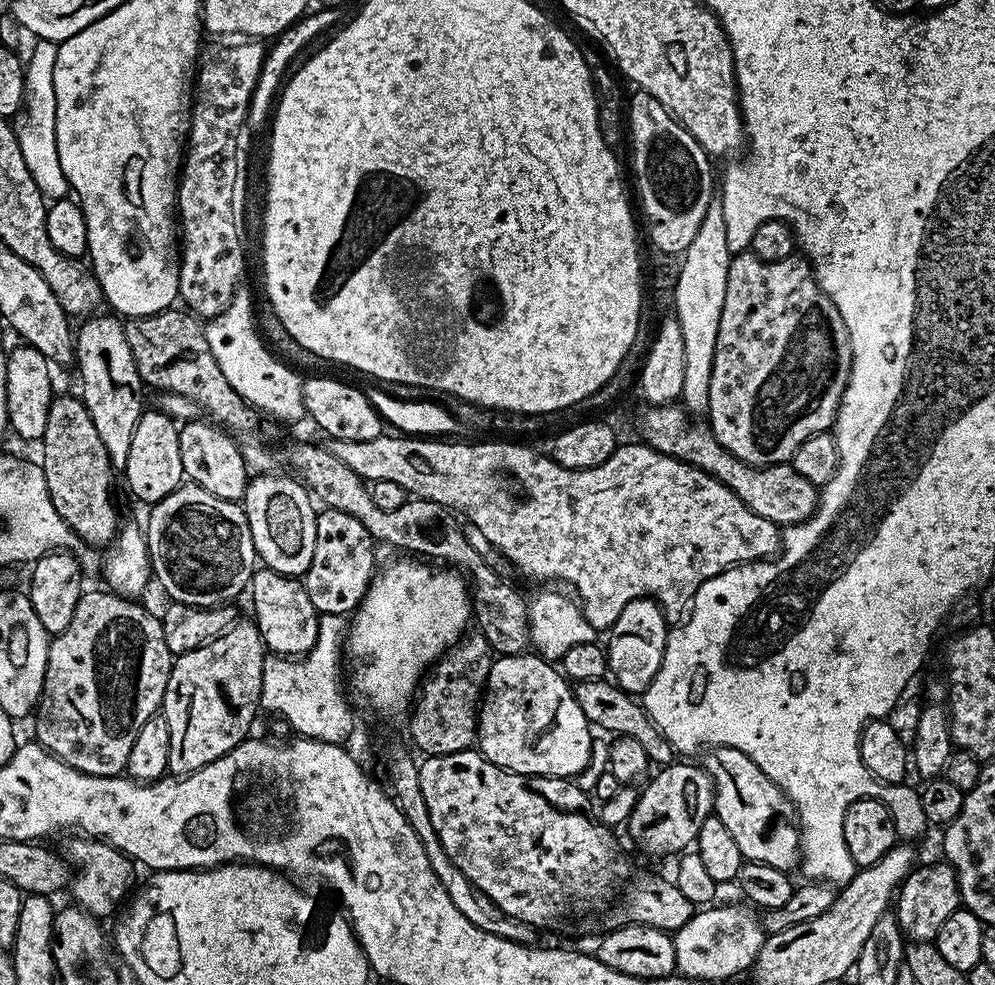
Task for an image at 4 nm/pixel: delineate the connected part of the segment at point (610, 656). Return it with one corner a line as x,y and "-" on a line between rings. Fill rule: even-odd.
651,598
635,600
618,614
607,633
607,671
615,685
629,694
642,694
654,682
662,666
664,647
668,644
670,625
664,619
664,611

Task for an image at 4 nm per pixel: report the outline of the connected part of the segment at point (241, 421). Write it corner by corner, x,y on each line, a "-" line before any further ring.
171,308
152,316
131,317
124,324
124,333
134,354
140,380
158,392
180,394
190,398
197,407
210,412
209,417
221,427
235,432
252,432
260,414
248,405
230,386
206,340
203,323
182,308

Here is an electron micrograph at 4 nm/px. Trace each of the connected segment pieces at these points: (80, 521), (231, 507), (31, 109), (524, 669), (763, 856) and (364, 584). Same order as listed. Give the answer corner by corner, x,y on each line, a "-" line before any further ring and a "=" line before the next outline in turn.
57,395
53,399
50,414
46,414
42,447
46,490
50,490
54,510
58,510
60,517
86,544
111,544
122,523
120,512
116,509
116,496
112,493
114,469
110,454
106,454
106,446
102,446
102,438
98,438
98,430
94,430
94,422
79,395
=
191,482
181,483
166,498
151,505
146,523
148,537
148,559
152,561
152,574
155,583
164,587
169,601
189,604
195,608
215,608
227,605
241,591
247,589
252,574
258,567
258,557
254,538
250,534
250,522
243,507
235,500
218,498
210,490
=
55,51
36,52
27,57
24,73
24,121
18,124
20,149
22,158
26,160
26,170
34,178
38,190
49,201
63,200
69,195
68,179
62,174
62,162
58,162
58,146
56,145
56,103
54,102
54,86
52,85
52,67
56,61
=
539,654
500,656
499,658
493,659
492,669
488,675
488,687
484,689
484,698
480,705
480,714
478,717
478,748
486,759
494,762
498,767
507,768
509,772
520,772
523,776
558,776
561,778
572,778
587,766
588,759
591,756
592,741
594,739
593,729
590,727
590,723
582,712
581,707
578,706
569,681
556,668
557,673
552,668
555,667
=
712,746
707,749
708,752
702,760
702,767
712,776
713,785
716,788
715,793
715,807
714,814
722,822
722,826
726,826
726,830
730,830
730,835
733,836
734,842
738,842
738,850
744,855
745,861
751,862
753,864
765,864
766,866
774,866
778,870
782,870
786,873
791,873
793,871
792,867
797,867
798,861
801,859
800,854
800,825
796,818
796,808
791,802
788,801
787,794
780,789
774,781
772,781
769,776
762,774
762,770
757,766
754,761
749,758
746,754
742,754
742,750
737,748
725,748
723,746
=
327,507
317,515
314,558
302,577
306,594
310,594
310,602
314,602
317,613
347,617
356,611
378,568
376,549
371,534
358,518

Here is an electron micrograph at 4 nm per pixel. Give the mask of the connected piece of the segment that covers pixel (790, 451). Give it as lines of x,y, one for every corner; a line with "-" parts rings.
751,250
733,255
726,278
726,302
722,302
722,318
718,322
718,342
714,350
714,366
710,374
710,398
706,420
714,438
718,438
718,442
722,442
722,446
726,446
726,450
730,450
734,458
753,464
756,468
789,463
798,446
806,442
806,438
819,432
827,432
835,425
836,411
840,409
844,391
848,388
851,369
852,347
846,322
842,322
842,314
838,314
838,306
834,306
834,302
820,289
816,273
803,255
793,254
790,258
782,258
782,262
762,262
762,258
758,258

